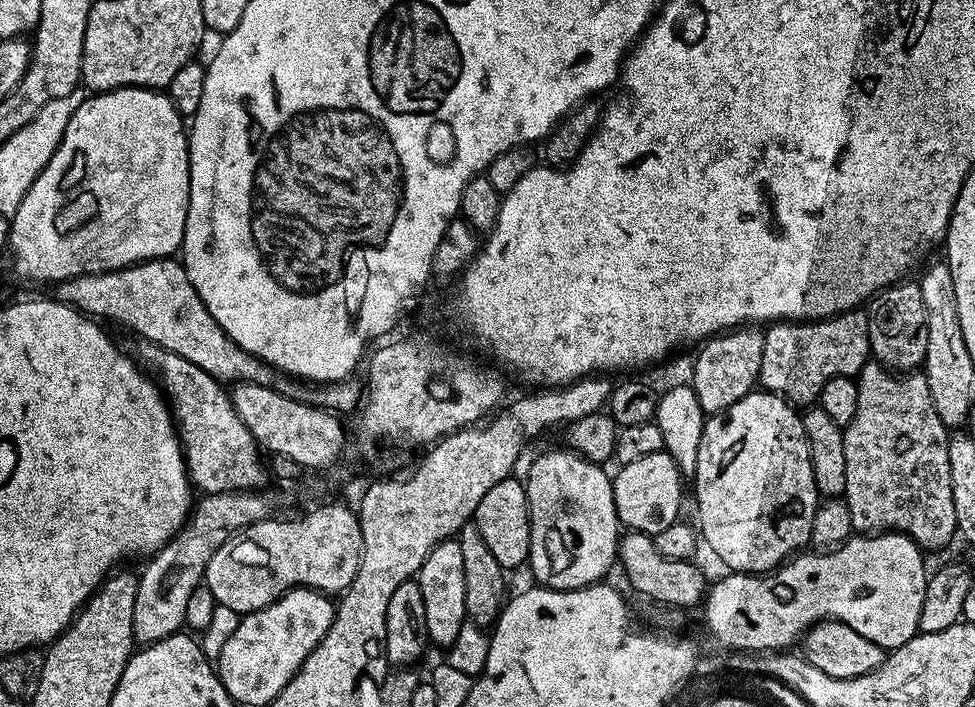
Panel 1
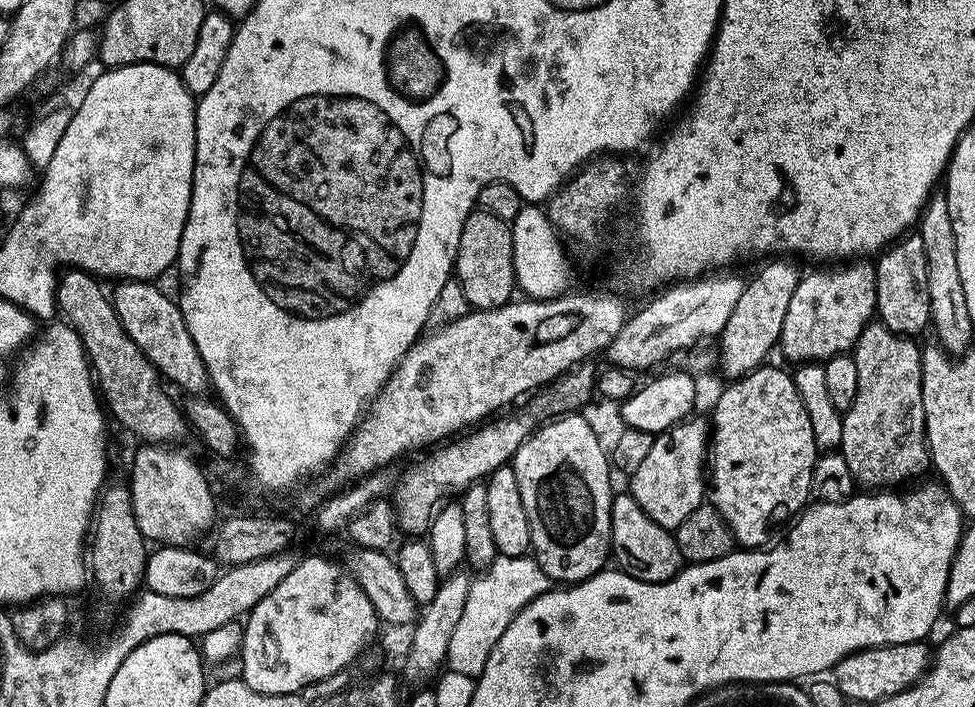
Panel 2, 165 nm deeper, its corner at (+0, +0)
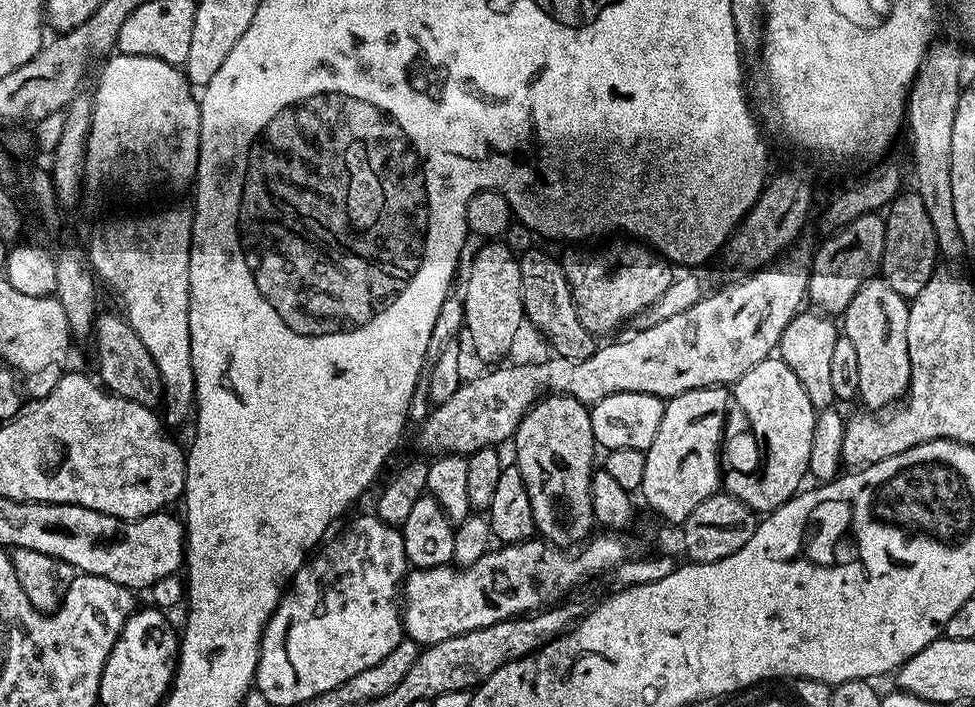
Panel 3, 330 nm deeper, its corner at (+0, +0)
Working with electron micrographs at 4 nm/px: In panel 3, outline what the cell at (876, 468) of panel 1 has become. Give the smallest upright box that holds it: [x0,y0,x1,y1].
[842,278,910,410]

